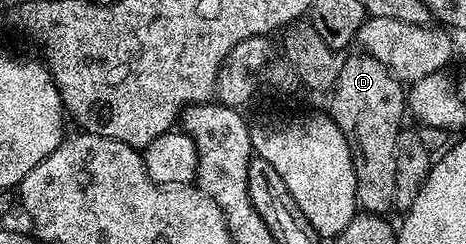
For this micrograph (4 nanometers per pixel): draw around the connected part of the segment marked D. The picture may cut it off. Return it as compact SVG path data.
M365 52L357 53L339 65L338 79L329 95L328 114L350 145L359 207L367 213L385 215L394 205L396 140L404 128L402 117L408 114L408 94L403 83L390 73L384 63Z

